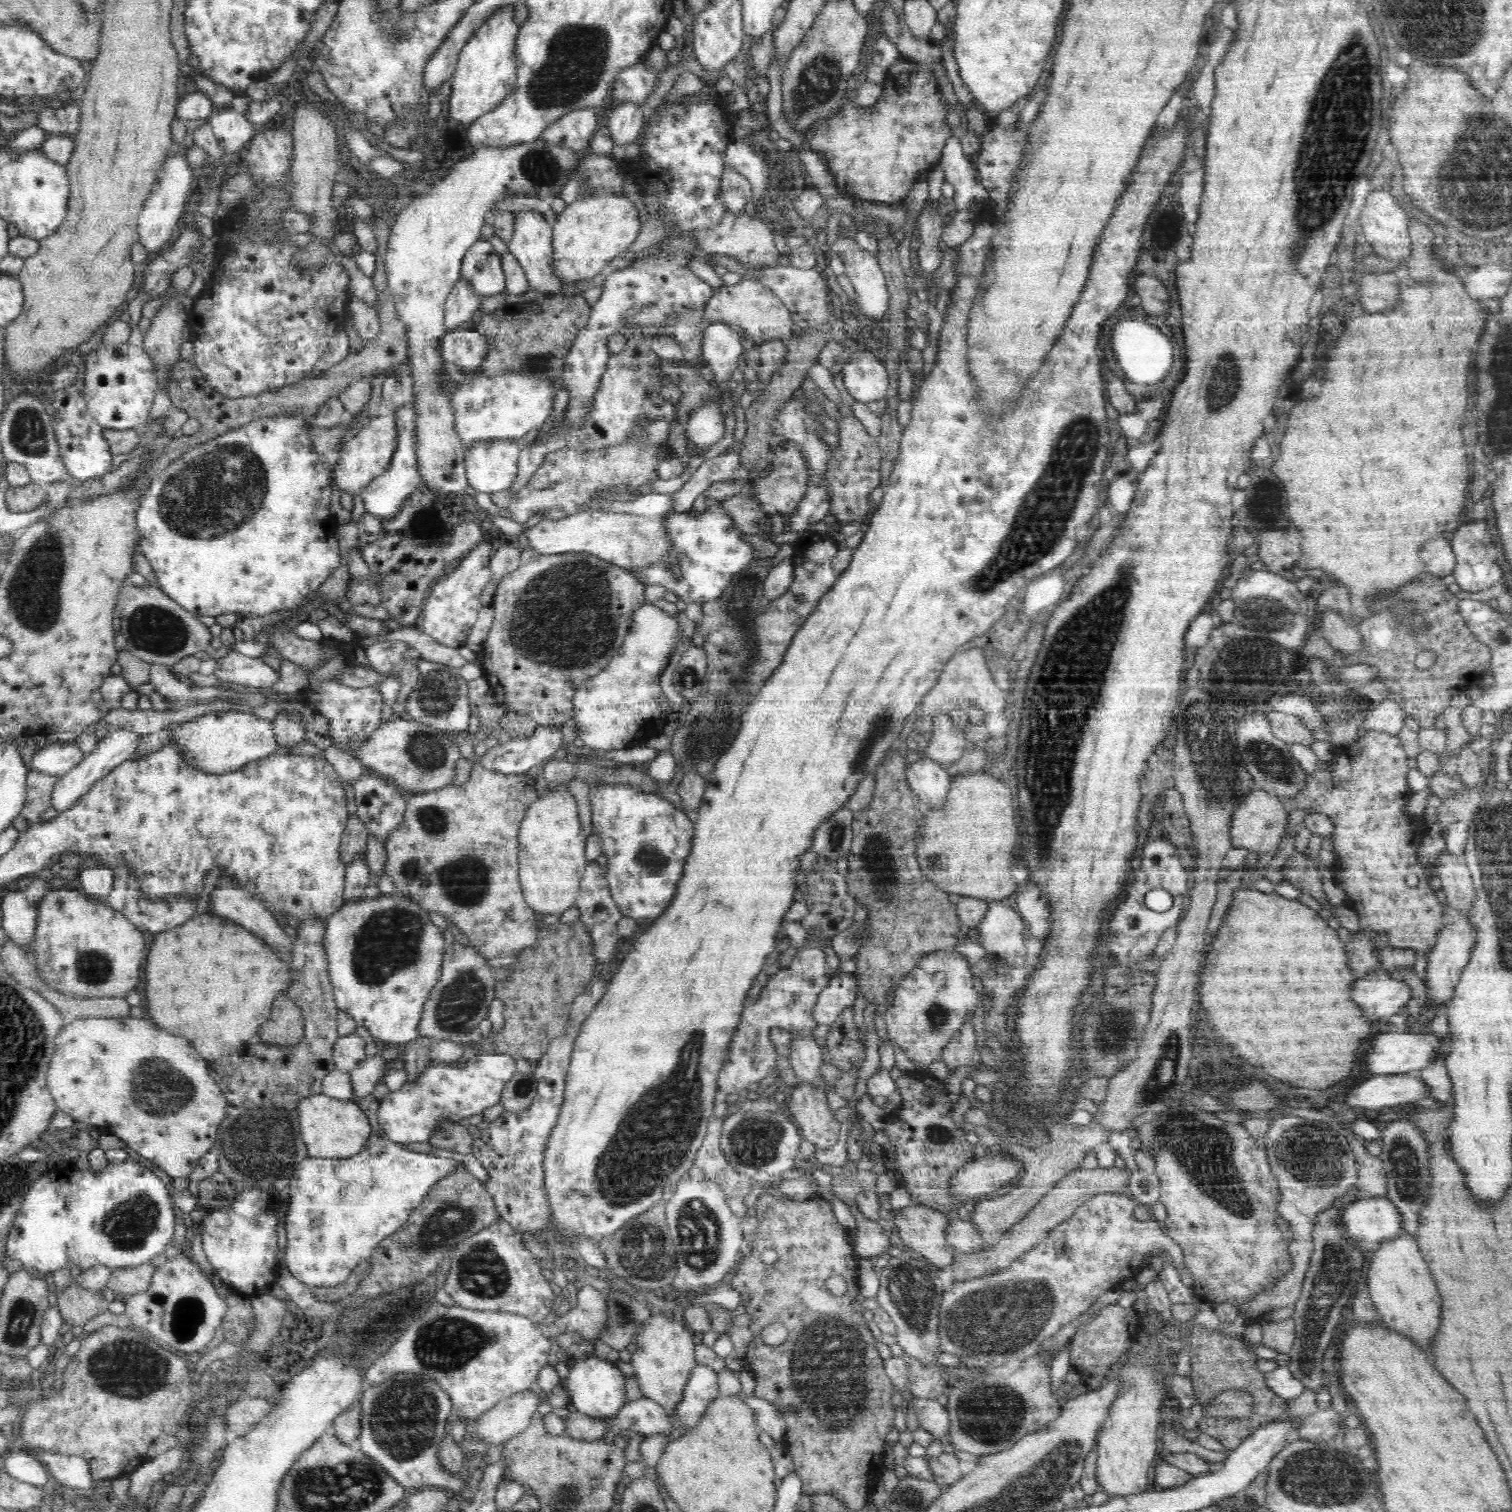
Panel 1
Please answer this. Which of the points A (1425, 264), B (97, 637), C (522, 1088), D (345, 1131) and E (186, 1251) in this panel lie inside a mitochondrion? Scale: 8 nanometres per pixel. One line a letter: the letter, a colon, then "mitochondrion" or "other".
A: other
B: other
C: mitochondrion
D: other
E: other

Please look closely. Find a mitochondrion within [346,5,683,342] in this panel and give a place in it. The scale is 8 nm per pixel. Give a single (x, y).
(577, 57)

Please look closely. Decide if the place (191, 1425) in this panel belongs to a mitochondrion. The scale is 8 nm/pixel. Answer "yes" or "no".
no

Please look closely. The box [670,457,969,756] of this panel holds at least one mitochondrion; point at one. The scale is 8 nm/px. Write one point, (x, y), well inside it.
(743, 595)

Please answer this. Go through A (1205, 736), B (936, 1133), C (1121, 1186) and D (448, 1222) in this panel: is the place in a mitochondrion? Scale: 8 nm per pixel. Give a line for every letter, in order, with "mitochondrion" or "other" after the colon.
A: mitochondrion
B: mitochondrion
C: other
D: mitochondrion

